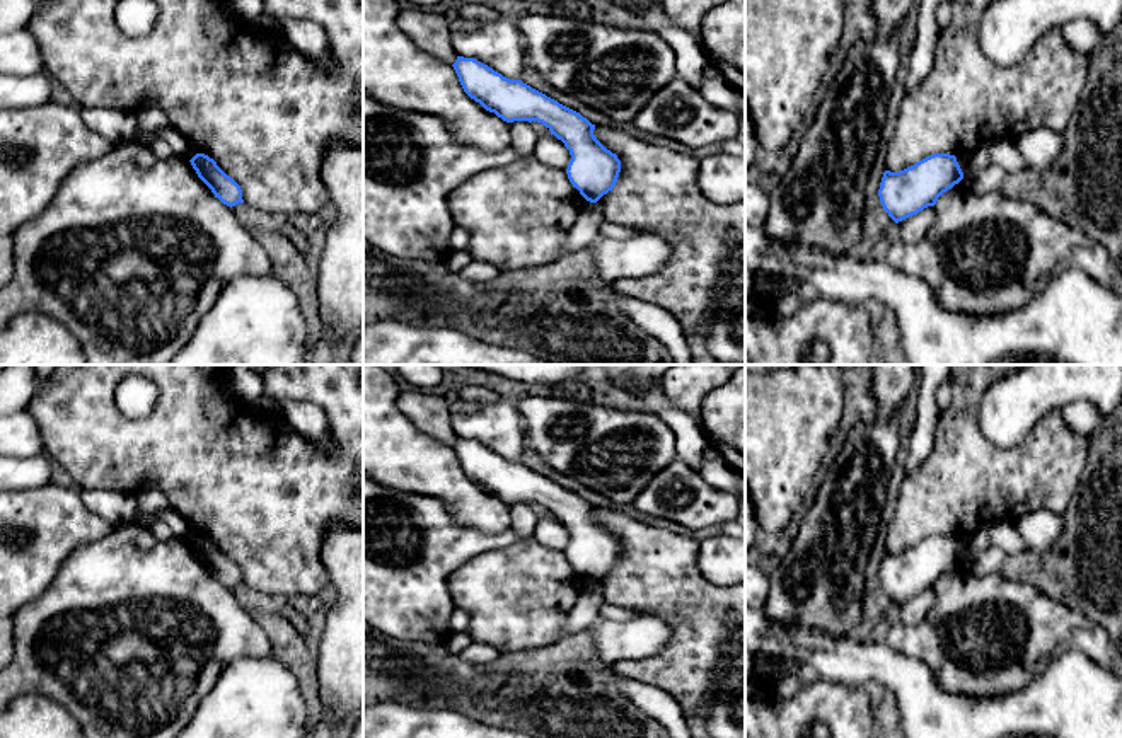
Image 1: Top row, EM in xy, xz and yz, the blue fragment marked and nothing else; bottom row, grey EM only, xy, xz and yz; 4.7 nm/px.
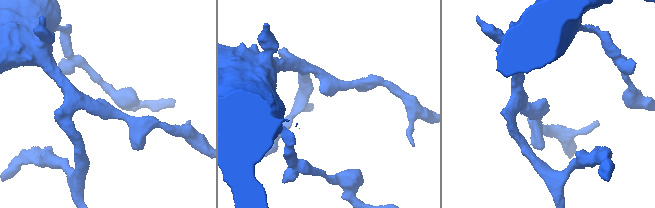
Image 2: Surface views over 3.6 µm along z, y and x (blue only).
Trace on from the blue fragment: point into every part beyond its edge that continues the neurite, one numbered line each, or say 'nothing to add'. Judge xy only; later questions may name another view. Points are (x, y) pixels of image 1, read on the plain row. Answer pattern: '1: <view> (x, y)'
nothing to add

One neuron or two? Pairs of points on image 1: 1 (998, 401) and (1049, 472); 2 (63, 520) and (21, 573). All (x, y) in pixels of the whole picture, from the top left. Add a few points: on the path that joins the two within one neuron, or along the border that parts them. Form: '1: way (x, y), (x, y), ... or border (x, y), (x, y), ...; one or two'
1: border (1054, 409), (1020, 443), (998, 447), (984, 437); two
2: way (50, 534), (24, 559); one

